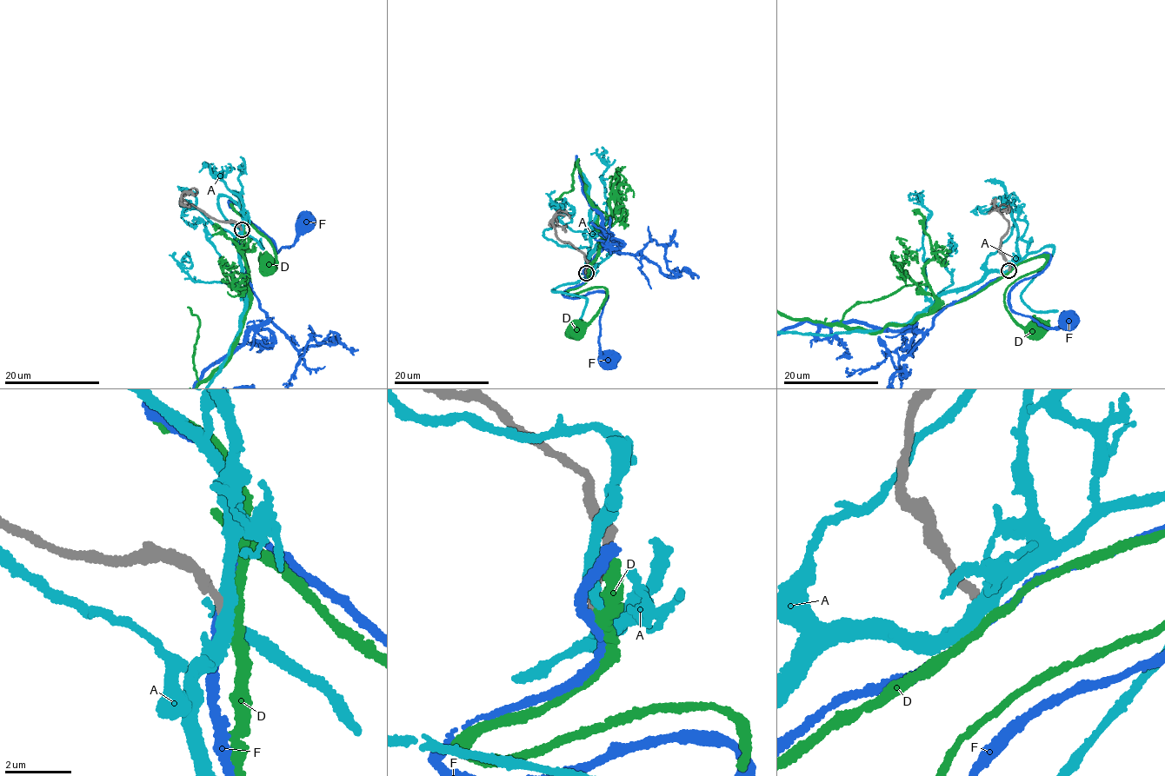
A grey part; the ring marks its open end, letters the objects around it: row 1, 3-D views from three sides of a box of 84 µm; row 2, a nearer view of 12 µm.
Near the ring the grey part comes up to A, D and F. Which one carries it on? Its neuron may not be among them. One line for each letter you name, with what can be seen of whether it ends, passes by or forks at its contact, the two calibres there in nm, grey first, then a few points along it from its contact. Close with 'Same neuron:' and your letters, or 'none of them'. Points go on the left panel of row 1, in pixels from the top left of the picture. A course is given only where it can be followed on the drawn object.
D: it passes by; 280 nm thick on the grey side, 300 nm on the other; it runs (242, 229), (245, 220), (242, 209), (234, 203), (239, 214), (271, 246), (278, 261), (263, 271), (267, 268)
Same neuron: D

